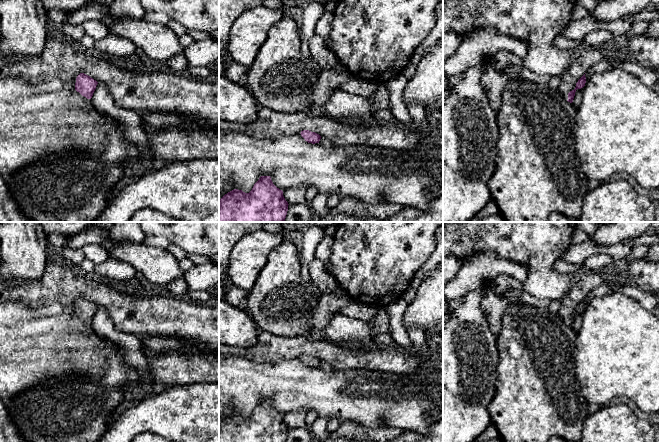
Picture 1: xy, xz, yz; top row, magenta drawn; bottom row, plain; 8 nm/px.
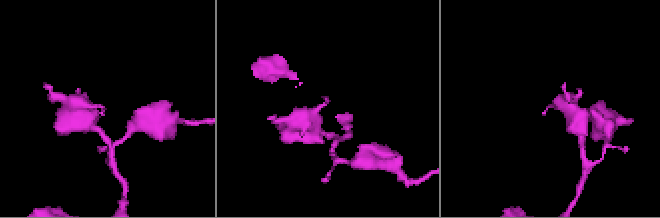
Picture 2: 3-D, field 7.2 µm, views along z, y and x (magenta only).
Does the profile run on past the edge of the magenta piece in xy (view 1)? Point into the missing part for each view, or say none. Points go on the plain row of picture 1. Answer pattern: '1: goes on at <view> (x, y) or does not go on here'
1: does not go on here

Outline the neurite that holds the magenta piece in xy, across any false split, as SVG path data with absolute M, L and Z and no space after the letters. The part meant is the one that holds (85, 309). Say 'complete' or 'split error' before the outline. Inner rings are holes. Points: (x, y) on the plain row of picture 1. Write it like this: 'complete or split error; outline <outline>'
complete; outline M80 297L76 302L75 314L87 323L91 323L98 306L90 300Z

